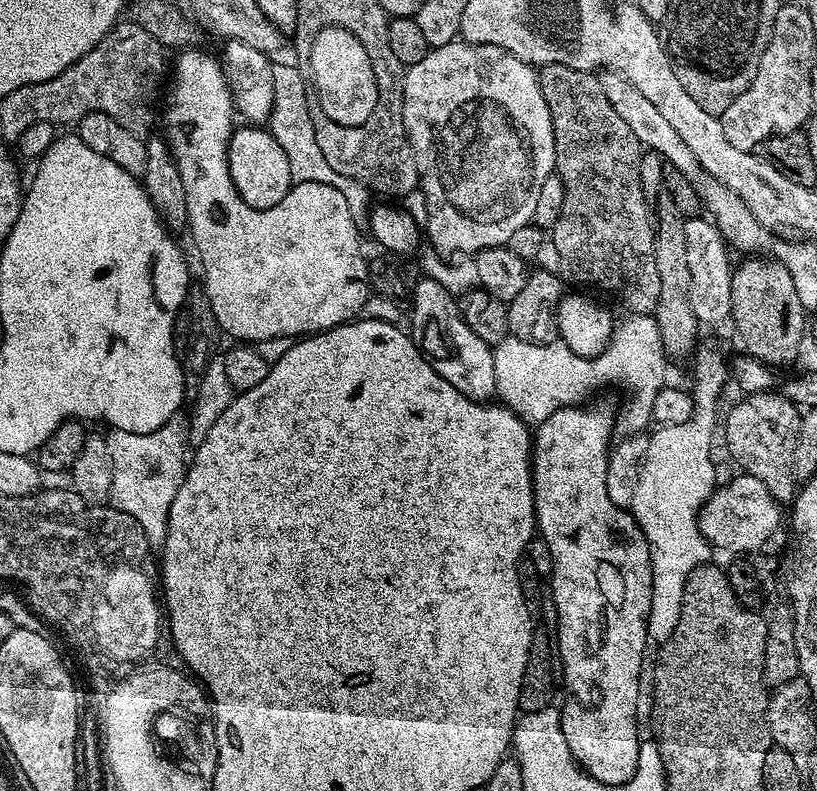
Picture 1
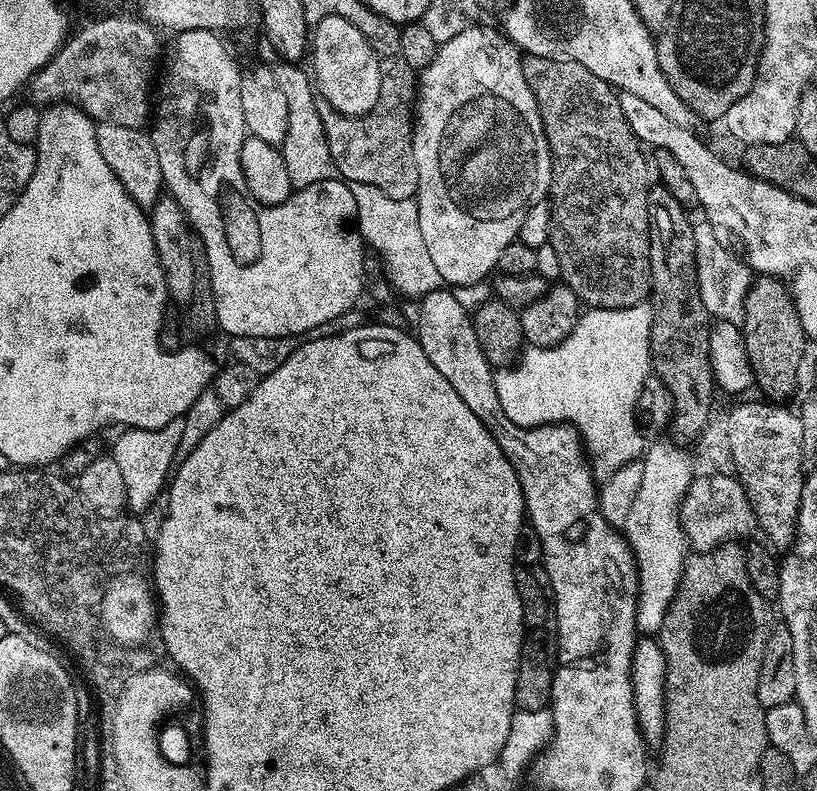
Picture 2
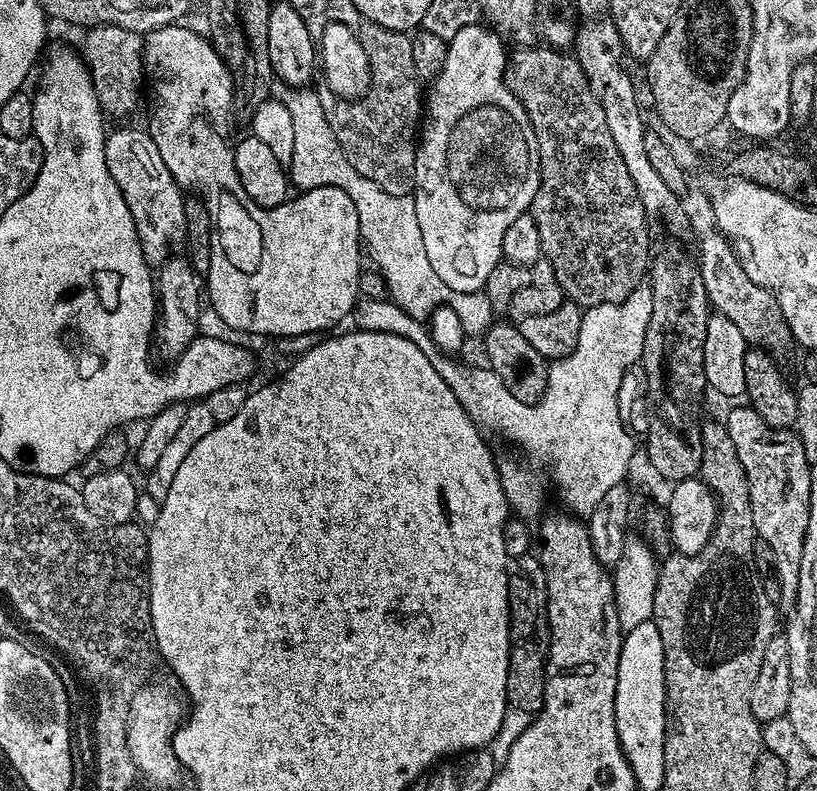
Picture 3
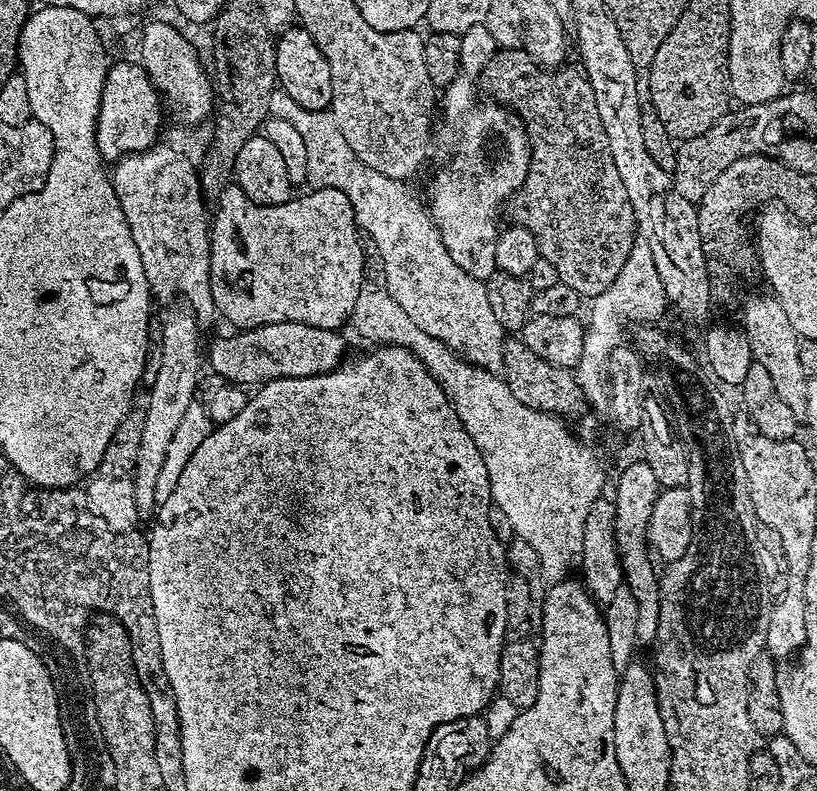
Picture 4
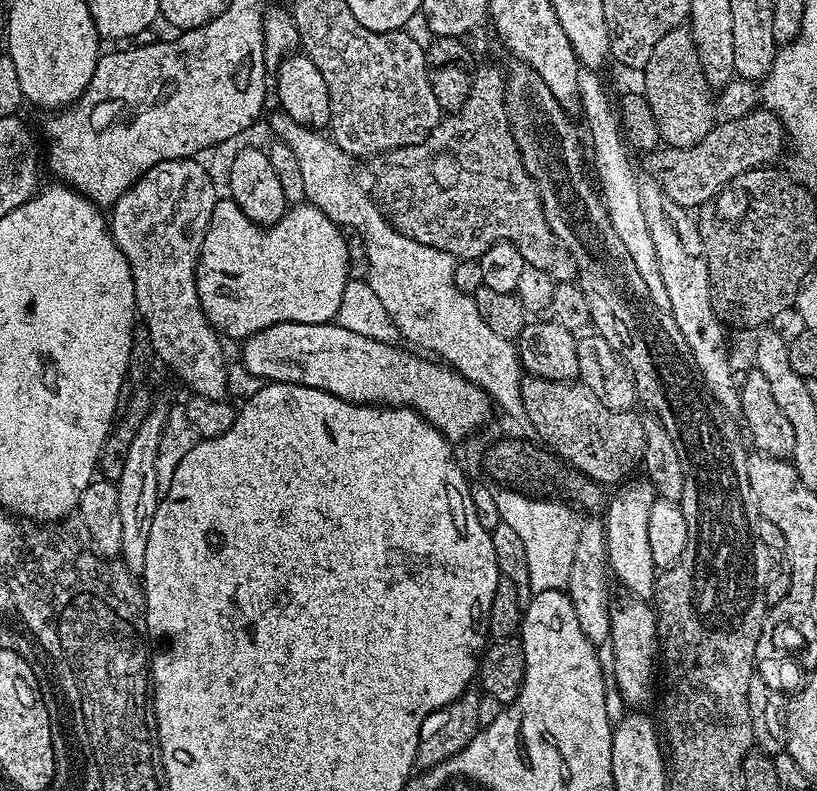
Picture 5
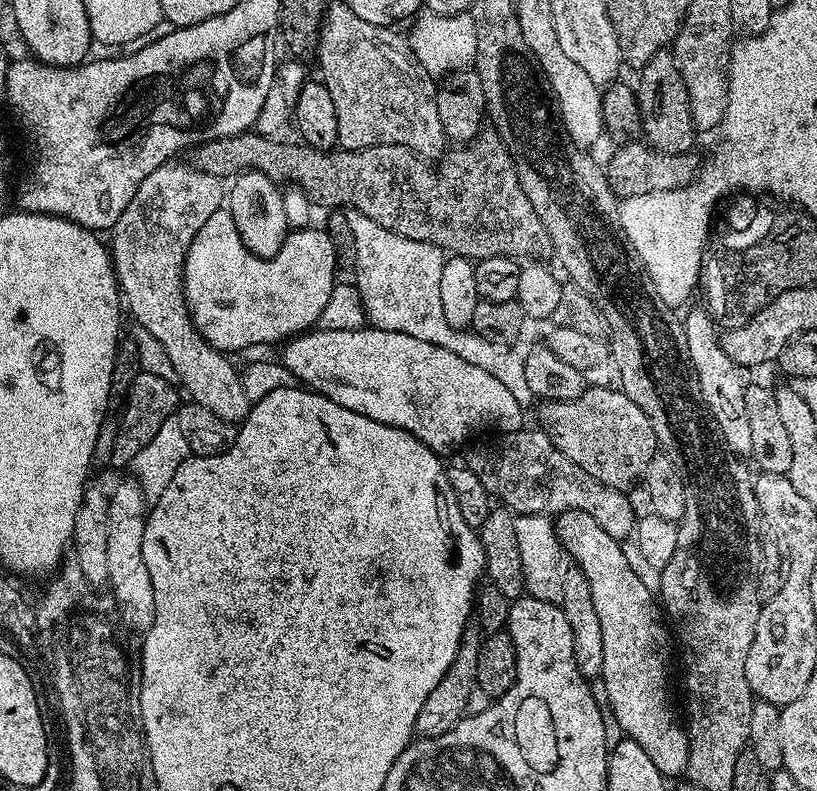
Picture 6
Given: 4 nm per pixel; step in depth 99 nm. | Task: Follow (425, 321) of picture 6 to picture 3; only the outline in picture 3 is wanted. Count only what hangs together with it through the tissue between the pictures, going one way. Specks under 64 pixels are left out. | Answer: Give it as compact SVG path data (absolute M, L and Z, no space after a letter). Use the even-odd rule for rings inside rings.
M273 83L271 99L280 100L290 112L294 125L293 162L286 168L293 189L307 190L334 186L350 194L350 202L358 210L358 226L363 247L372 255L374 263L380 267L384 280L388 283L387 295L410 318L424 322L431 317L435 308L447 305L458 314L458 322L462 322L465 333L469 337L483 337L488 327L494 323L494 313L490 306L490 298L483 290L479 292L452 292L434 274L434 266L430 266L430 258L426 258L426 245L422 242L422 230L418 230L418 210L414 210L411 196L395 196L386 194L382 186L370 182L370 178L362 178L354 166L346 162L346 154L342 154L342 146L338 146L338 138L334 138L334 130L330 130L330 122L326 122L325 101L320 100L311 87L295 88L289 84Z

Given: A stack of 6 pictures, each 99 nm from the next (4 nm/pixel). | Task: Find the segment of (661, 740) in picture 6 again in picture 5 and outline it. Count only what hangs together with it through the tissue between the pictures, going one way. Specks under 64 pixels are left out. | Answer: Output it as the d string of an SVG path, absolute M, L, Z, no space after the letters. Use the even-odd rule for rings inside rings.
M628 598L619 610L613 611L610 622L610 643L614 650L614 666L611 675L616 675L616 688L628 706L644 706L652 696L652 683L658 680L658 649L656 637L656 613L648 608L643 599Z

